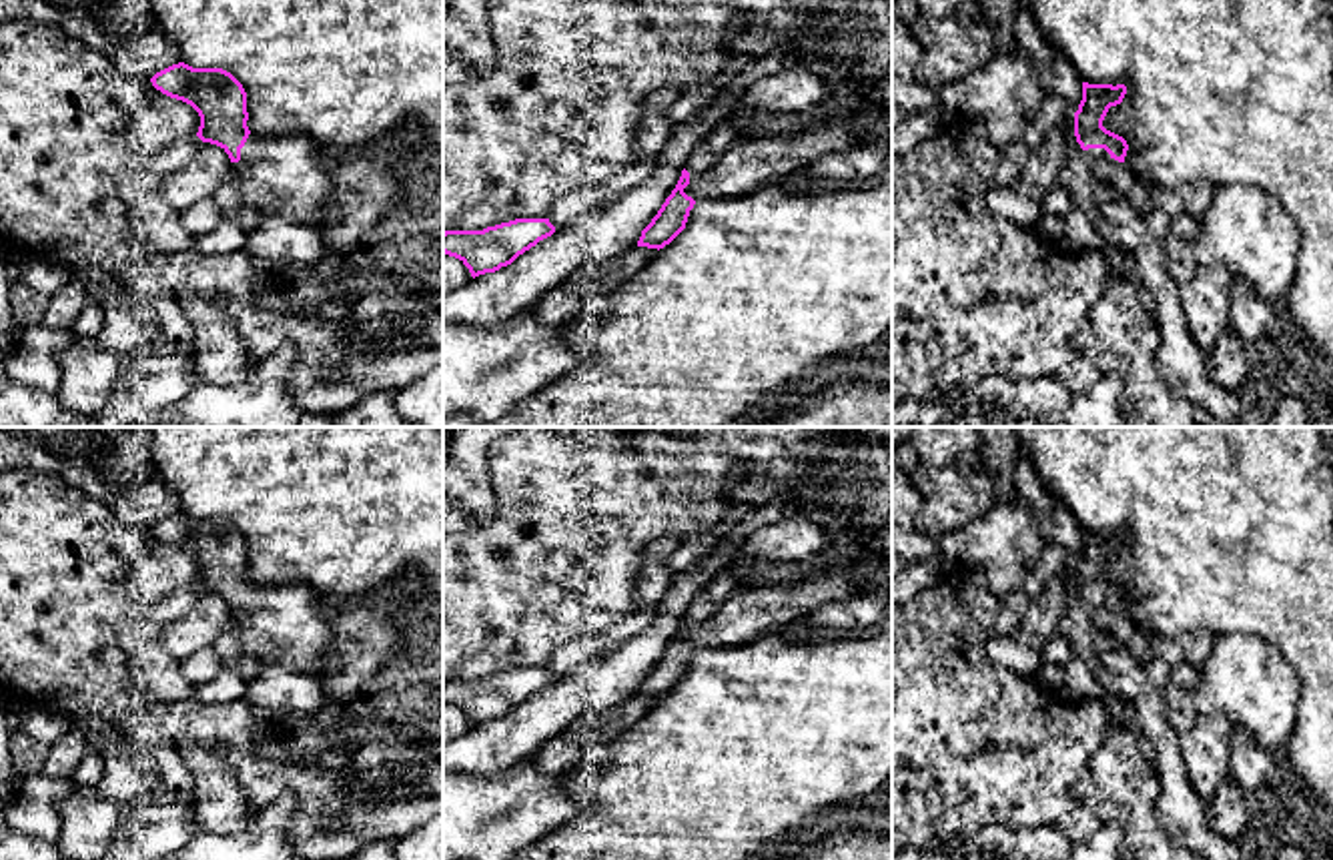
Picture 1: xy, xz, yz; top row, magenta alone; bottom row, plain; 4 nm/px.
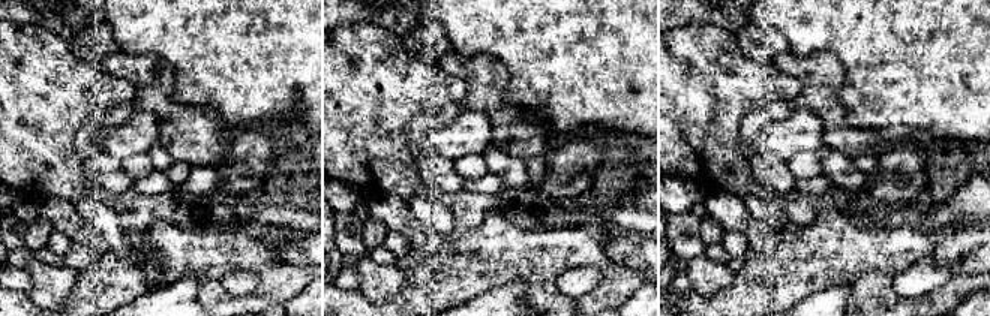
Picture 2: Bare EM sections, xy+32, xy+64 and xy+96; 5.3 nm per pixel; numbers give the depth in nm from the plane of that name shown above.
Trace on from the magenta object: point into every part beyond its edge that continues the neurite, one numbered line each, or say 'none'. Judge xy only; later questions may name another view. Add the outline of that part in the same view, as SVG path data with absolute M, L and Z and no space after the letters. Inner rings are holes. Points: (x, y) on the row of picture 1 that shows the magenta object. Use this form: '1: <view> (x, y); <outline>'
1: xy (289, 177); M251 132L233 172L241 180L243 200L263 217L327 229L339 223L331 192L339 160L309 136L265 138Z

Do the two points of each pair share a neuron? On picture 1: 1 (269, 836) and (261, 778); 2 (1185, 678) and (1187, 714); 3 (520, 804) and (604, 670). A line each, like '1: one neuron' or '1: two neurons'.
1: two neurons
2: one neuron
3: two neurons

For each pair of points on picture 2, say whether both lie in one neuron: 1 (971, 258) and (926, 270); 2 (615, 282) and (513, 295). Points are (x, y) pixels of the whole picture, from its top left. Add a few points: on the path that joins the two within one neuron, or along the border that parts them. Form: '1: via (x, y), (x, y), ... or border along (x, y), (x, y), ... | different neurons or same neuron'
1: via (960, 264), (941, 264), (936, 268) | same neuron
2: border along (489, 289), (509, 282), (521, 282), (525, 300) | different neurons

